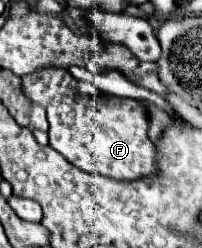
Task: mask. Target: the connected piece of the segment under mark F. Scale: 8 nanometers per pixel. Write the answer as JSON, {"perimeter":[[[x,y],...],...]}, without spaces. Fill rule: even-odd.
{"perimeter":[[[42,67],[20,79],[22,93],[48,115],[50,147],[62,153],[72,165],[118,181],[158,175],[156,147],[146,135],[150,127],[150,111],[144,103],[102,95],[92,83],[74,79],[62,67]]]}

